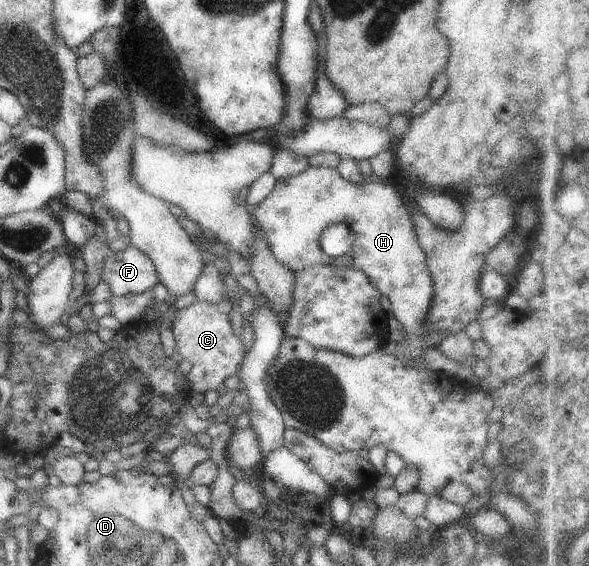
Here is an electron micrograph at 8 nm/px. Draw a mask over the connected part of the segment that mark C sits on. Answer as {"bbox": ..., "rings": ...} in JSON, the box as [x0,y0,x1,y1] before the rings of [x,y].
{"bbox":[171,285,245,394],"rings":[[[241,285],[236,289],[234,297],[226,296],[217,302],[196,300],[190,307],[177,311],[175,325],[171,328],[176,338],[178,353],[192,363],[192,370],[188,374],[191,392],[205,394],[206,391],[219,390],[228,377],[238,375],[245,357],[242,345],[242,335],[236,335],[230,322],[230,312],[234,303],[240,302],[245,293]]]}

